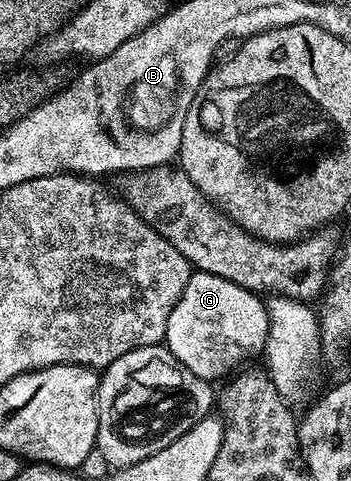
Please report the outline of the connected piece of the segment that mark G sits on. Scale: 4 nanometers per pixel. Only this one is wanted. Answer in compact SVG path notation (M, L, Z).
M193 271L190 282L186 282L186 290L182 290L182 298L178 298L174 310L170 310L163 339L170 354L174 354L190 374L209 382L235 373L243 360L259 357L267 342L268 309L265 301L257 293L226 278L197 271Z

